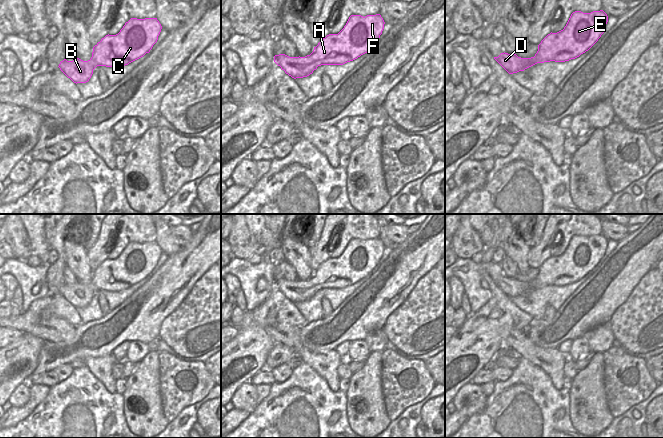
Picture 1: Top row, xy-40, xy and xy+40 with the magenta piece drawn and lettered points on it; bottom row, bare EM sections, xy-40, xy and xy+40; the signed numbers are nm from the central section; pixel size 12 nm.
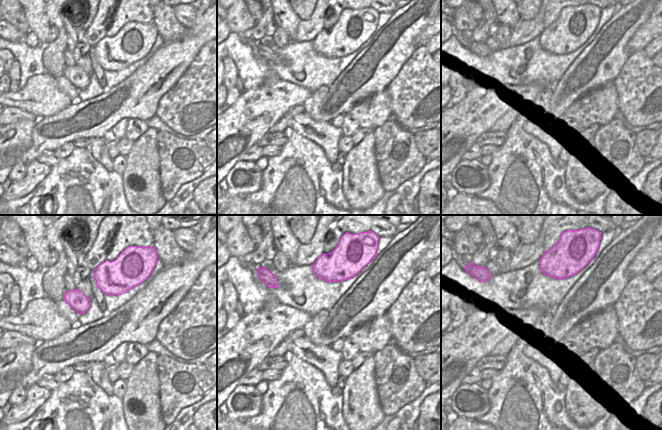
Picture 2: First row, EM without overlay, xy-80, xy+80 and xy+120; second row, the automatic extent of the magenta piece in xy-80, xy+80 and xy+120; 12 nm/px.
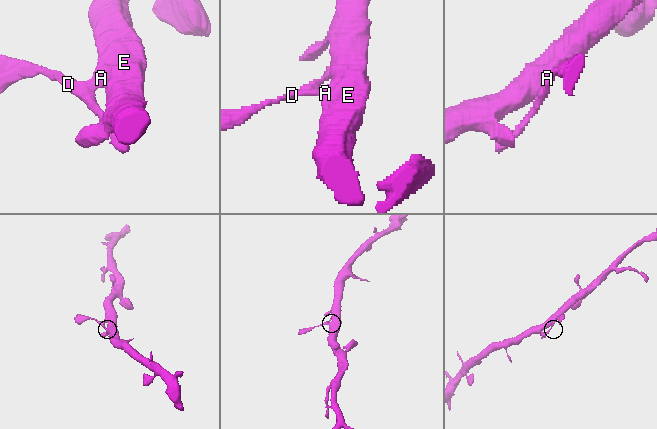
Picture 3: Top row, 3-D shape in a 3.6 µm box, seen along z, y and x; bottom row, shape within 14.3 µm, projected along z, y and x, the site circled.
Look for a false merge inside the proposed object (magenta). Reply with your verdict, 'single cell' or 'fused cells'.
fused cells

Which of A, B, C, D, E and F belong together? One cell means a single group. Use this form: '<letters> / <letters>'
A C E F / B D

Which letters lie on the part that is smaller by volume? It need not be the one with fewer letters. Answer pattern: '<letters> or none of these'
B, D

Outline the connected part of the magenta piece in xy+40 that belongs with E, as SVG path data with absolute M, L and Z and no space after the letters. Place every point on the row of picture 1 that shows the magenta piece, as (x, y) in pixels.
M575 11L571 14L566 26L557 33L548 34L538 45L538 51L535 57L540 63L544 62L565 62L579 57L588 51L605 32L608 16L603 11L593 11L591 13L583 13Z

